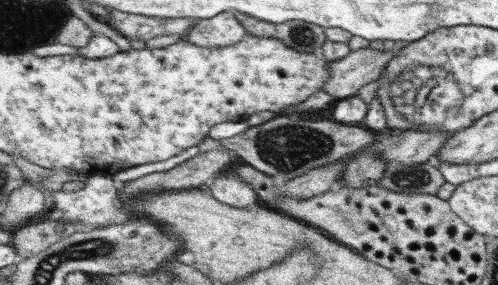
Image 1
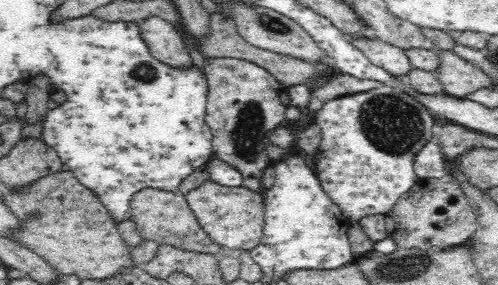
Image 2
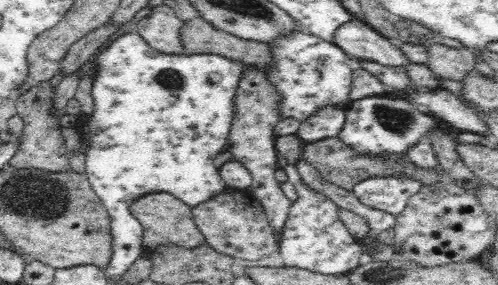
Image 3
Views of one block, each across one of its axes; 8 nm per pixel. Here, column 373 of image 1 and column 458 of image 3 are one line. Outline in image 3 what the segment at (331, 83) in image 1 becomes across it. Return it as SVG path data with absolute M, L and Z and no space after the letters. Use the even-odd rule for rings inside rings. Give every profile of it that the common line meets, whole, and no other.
M430 44L426 46L428 50L428 66L440 80L454 80L454 82L464 82L464 76L474 70L476 56L466 48L466 50L456 50L448 48L442 44Z

